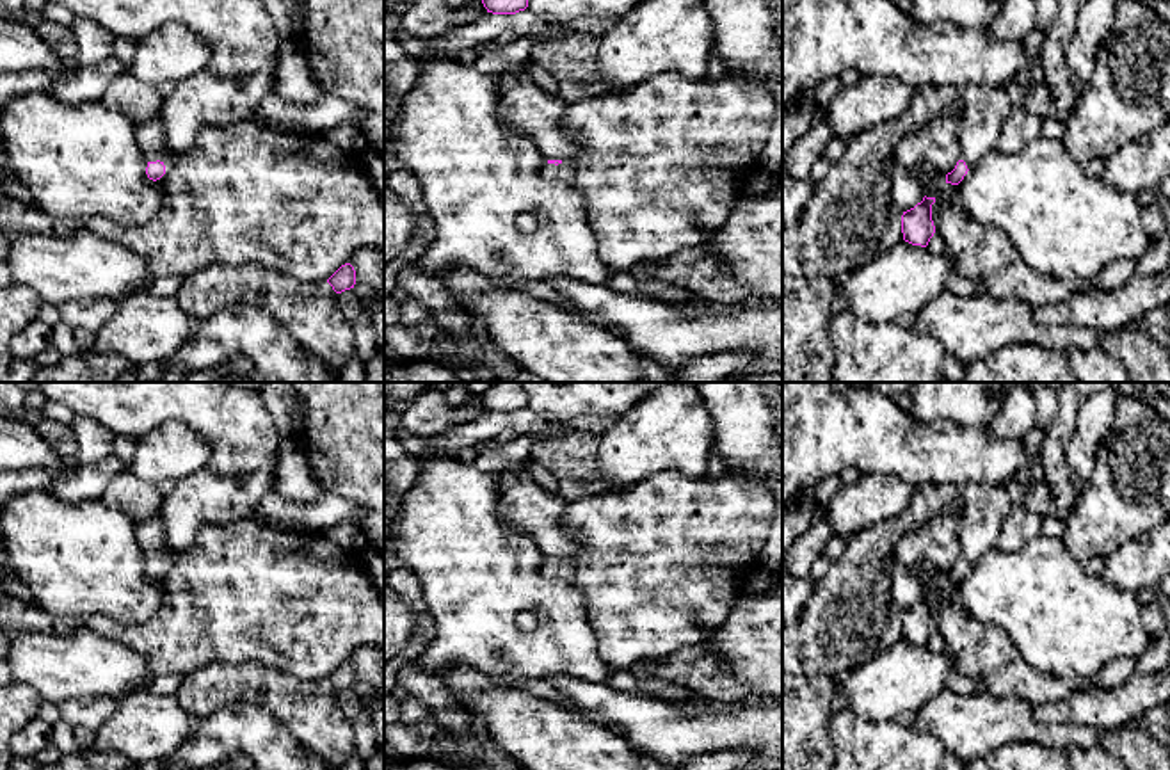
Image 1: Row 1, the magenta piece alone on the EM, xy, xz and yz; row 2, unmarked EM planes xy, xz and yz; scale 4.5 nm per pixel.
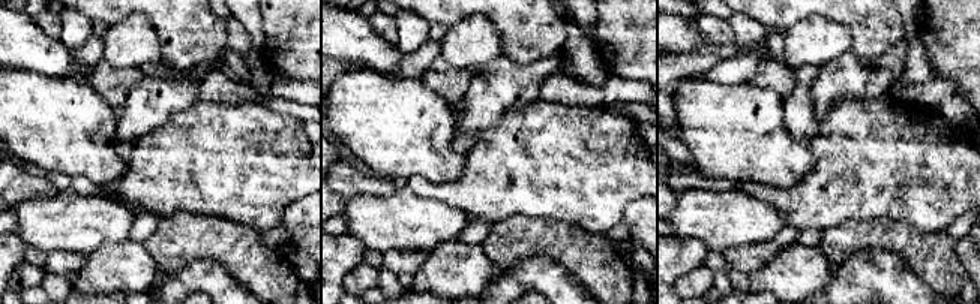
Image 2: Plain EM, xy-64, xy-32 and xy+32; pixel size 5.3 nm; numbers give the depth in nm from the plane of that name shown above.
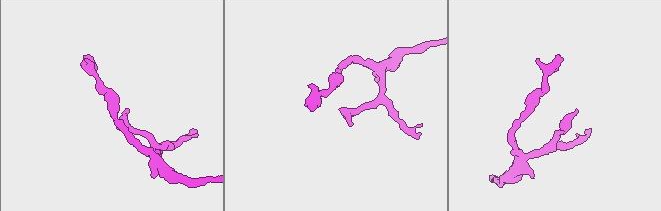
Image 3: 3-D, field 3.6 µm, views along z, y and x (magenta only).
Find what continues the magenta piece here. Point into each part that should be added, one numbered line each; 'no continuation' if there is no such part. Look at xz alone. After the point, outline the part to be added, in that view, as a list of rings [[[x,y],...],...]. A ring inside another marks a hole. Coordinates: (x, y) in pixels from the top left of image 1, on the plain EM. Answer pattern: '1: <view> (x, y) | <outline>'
1: xz (564, 569) | [[[562,560],[558,564],[546,562],[542,565],[542,573],[548,578],[555,578],[555,580],[562,580],[562,582],[574,582],[574,574],[576,574],[574,565],[567,560]]]

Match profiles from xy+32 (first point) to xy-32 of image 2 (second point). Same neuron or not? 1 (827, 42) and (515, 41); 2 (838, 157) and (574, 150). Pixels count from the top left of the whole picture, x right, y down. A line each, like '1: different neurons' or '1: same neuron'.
1: different neurons
2: same neuron

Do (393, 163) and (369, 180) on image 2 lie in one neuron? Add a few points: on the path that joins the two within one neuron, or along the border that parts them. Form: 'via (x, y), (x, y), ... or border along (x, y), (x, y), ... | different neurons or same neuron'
border along (369, 171), (389, 178) | different neurons

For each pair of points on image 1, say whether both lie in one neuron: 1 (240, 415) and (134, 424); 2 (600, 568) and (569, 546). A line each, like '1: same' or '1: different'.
1: same
2: different

